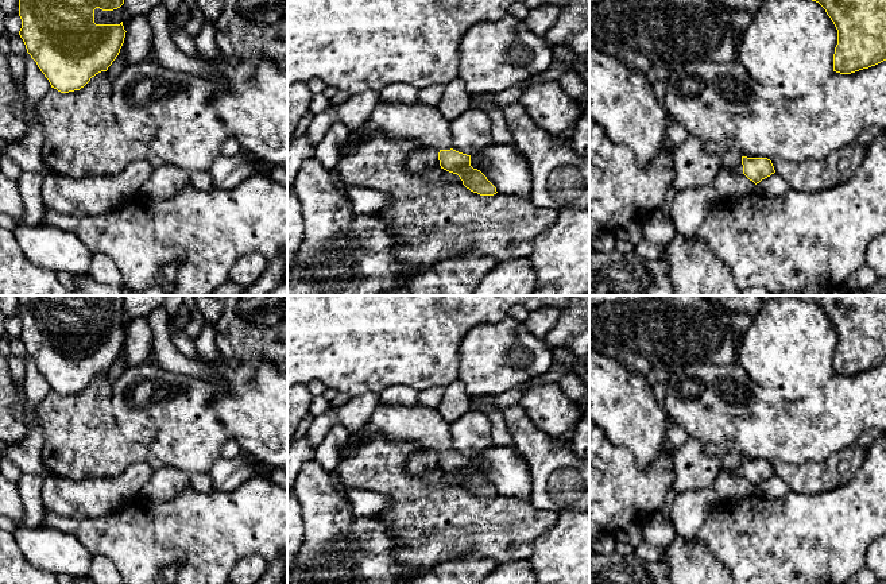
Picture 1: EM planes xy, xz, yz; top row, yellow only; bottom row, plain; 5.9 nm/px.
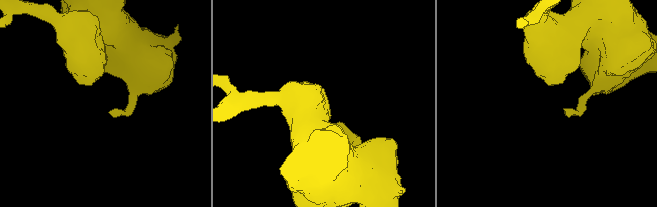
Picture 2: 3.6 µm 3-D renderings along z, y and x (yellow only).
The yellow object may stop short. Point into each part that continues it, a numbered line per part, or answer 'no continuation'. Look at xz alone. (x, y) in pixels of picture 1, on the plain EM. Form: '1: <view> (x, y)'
1: xz (420, 424)

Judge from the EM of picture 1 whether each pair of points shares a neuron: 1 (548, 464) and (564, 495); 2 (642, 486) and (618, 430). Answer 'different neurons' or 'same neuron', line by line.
1: same neuron
2: different neurons

